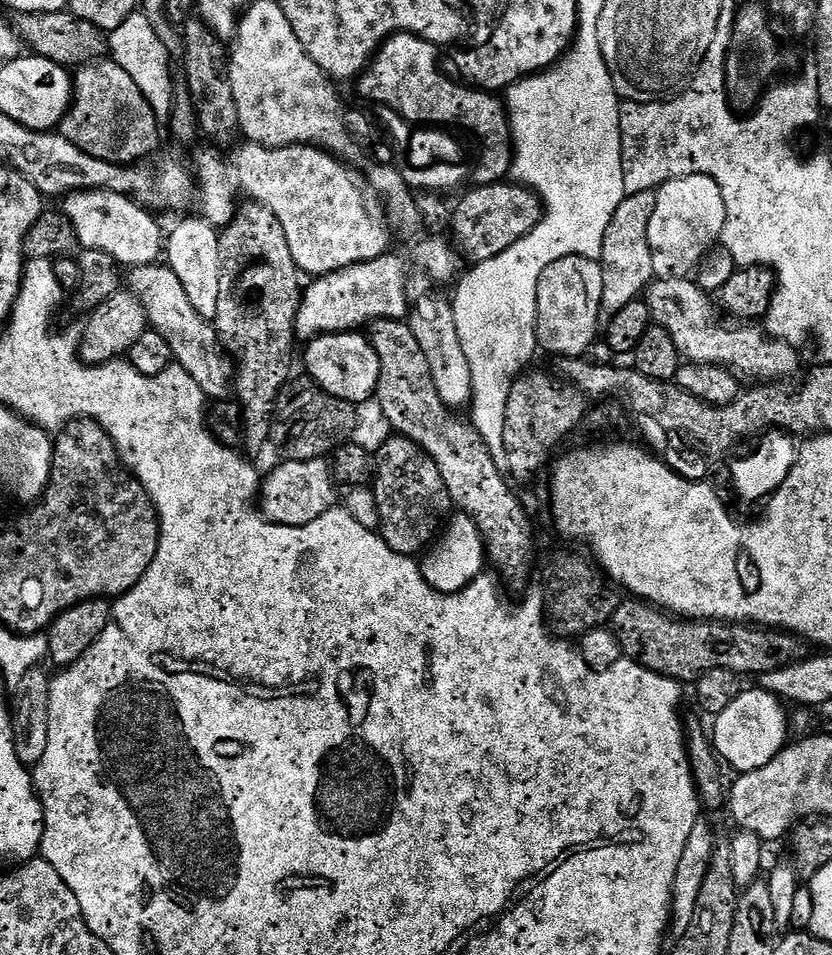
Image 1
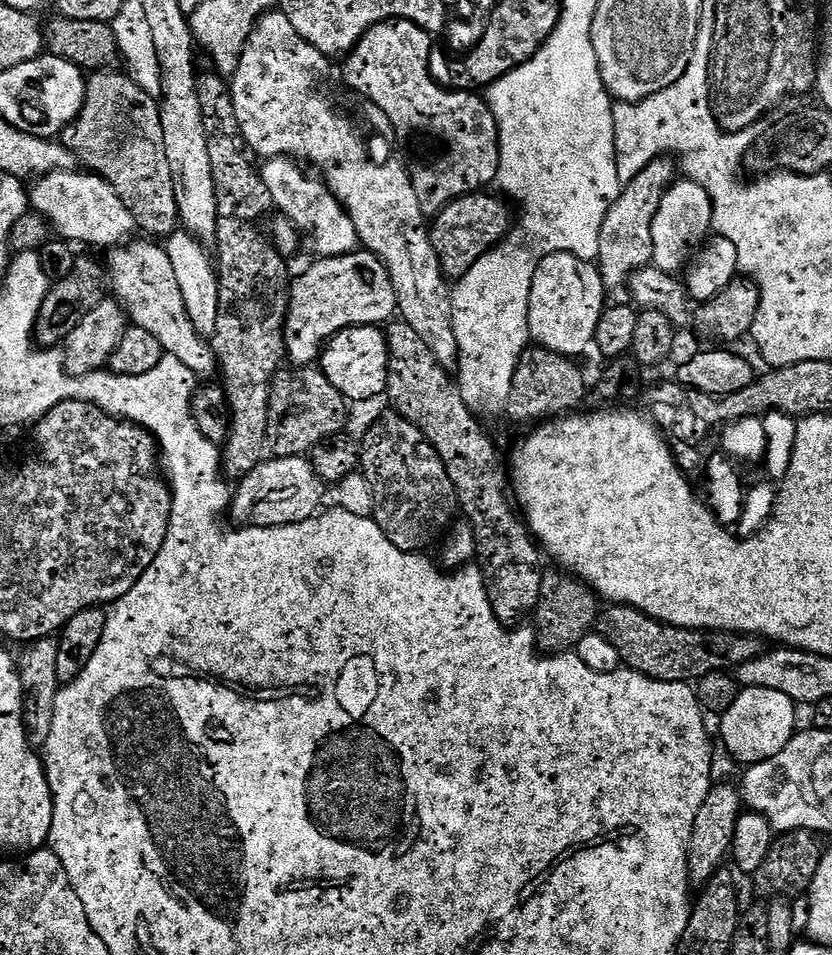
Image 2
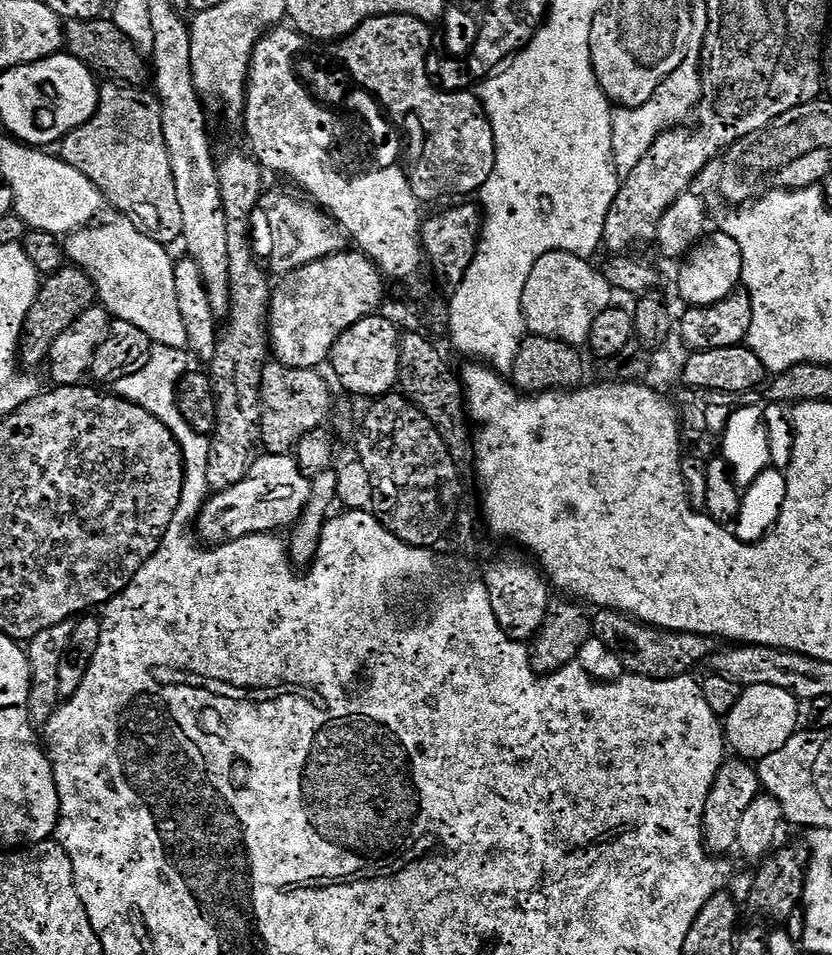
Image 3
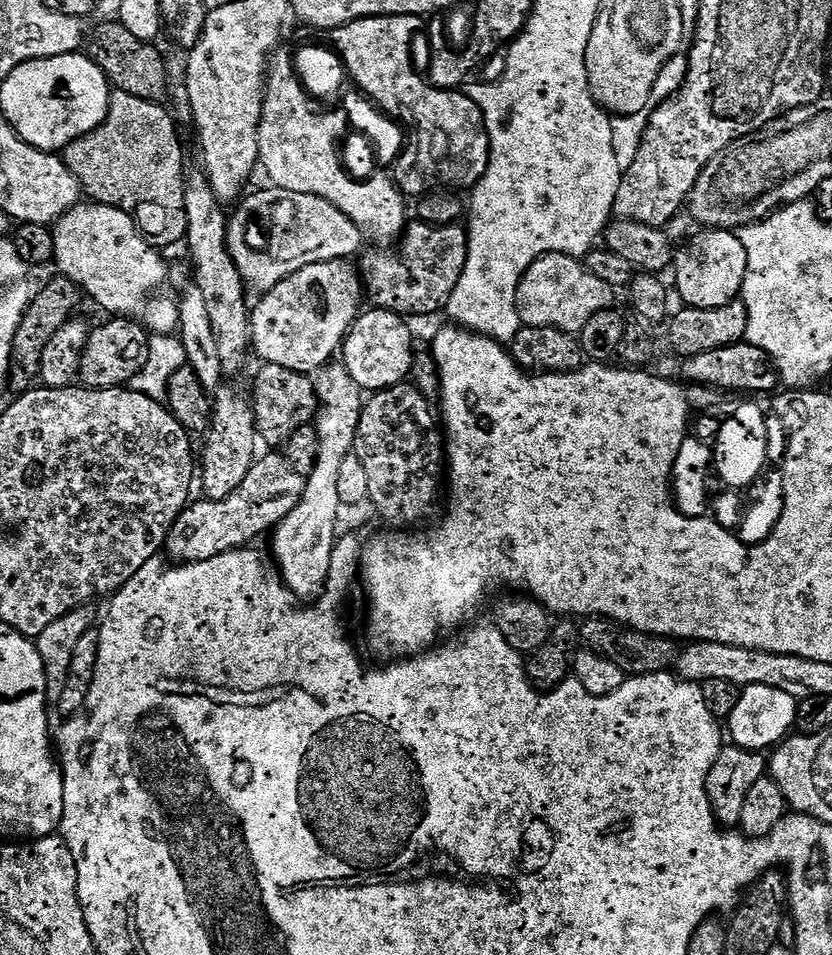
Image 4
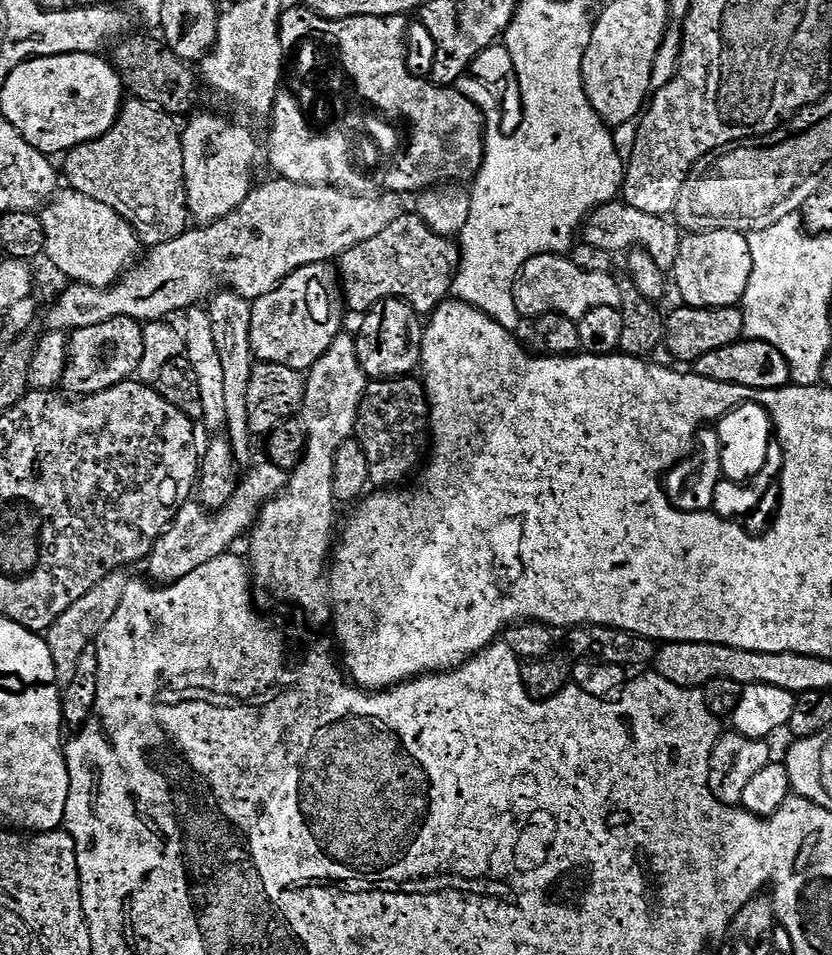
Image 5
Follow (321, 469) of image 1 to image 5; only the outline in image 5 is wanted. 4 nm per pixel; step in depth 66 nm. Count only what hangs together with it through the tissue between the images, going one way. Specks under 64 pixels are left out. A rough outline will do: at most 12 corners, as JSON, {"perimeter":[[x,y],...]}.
{"perimeter":[[267,460],[230,502],[179,508],[146,562],[167,586],[225,555],[260,509],[284,491],[287,471]]}

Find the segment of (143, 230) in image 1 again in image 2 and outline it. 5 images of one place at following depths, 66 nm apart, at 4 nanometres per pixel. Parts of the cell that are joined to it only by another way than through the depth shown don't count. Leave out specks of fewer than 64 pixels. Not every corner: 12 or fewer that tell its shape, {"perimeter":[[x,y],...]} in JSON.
{"perimeter":[[51,172],[31,211],[57,237],[111,250],[137,231],[101,176]]}

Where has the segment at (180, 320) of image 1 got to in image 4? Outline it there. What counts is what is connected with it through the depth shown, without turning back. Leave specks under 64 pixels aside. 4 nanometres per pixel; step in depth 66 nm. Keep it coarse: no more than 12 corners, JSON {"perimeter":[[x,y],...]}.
{"perimeter":[[75,204],[54,264],[88,300],[149,333],[179,303],[148,300],[168,268],[127,212]]}

